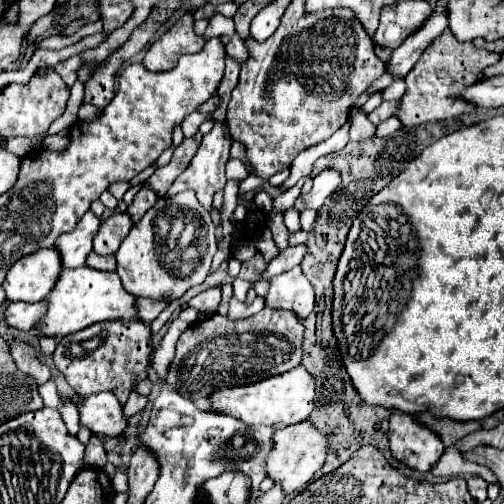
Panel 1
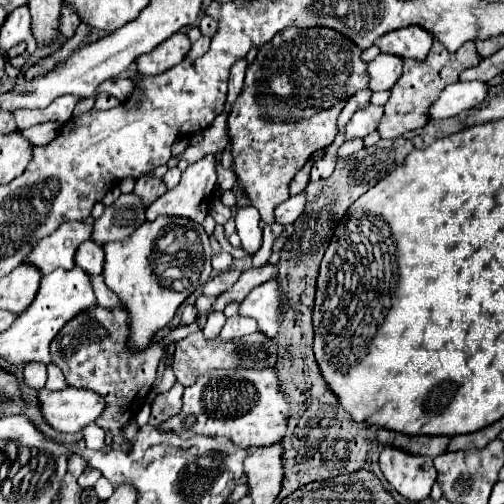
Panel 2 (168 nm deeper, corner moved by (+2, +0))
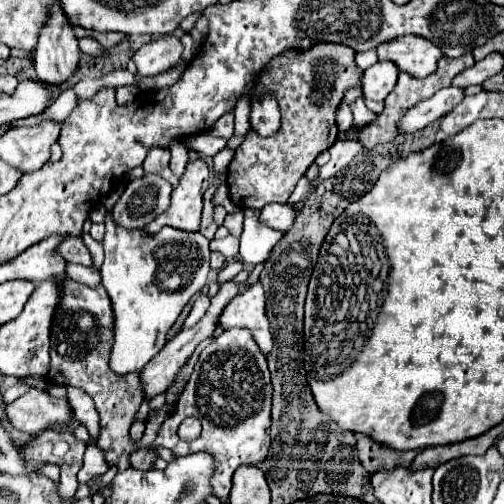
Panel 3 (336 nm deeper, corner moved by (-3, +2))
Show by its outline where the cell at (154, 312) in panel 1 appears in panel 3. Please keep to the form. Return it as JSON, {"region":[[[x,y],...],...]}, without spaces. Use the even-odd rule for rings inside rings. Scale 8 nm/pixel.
{"region":[[[68,264],[66,268],[66,274],[68,278],[72,278],[74,282],[80,282],[80,284],[86,284],[86,286],[100,286],[102,278],[100,278],[100,270],[96,270],[94,266],[78,266],[78,264]]]}

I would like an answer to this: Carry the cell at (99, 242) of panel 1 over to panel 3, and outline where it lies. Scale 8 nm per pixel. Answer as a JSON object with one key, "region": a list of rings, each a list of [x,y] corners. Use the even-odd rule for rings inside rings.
{"region":[[[144,174],[126,186],[112,208],[112,220],[126,230],[144,228],[168,208],[170,192],[172,186],[164,178]]]}

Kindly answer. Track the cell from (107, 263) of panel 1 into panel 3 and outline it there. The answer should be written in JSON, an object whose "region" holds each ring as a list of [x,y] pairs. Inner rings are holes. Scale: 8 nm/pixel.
{"region":[[[68,236],[68,240],[62,242],[62,254],[64,254],[66,262],[82,264],[82,266],[92,266],[92,256],[90,256],[88,248],[84,246],[82,238]]]}

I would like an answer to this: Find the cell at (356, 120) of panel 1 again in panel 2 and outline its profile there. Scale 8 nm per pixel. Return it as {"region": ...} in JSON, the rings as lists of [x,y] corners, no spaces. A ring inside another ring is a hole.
{"region":[[[355,138],[355,140],[349,140],[349,142],[345,142],[339,150],[337,150],[337,154],[335,154],[335,158],[339,160],[339,158],[345,158],[345,156],[351,156],[351,154],[355,154],[355,152],[359,152],[363,148],[363,140],[359,140],[359,138]]]}

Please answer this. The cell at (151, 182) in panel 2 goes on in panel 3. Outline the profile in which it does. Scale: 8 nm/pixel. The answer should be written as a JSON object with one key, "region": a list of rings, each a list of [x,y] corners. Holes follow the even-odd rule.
{"region":[[[150,150],[148,158],[144,162],[144,172],[146,174],[158,174],[164,180],[168,180],[172,186],[178,186],[178,178],[172,174],[168,162],[170,162],[168,150]]]}

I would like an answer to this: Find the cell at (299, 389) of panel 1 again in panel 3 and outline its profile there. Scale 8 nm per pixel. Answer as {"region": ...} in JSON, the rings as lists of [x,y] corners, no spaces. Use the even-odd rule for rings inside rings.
{"region":[[[228,328],[216,340],[206,346],[194,366],[194,372],[182,390],[174,412],[160,426],[158,438],[152,446],[140,448],[130,458],[132,466],[152,468],[156,446],[166,446],[174,454],[190,452],[210,452],[216,458],[216,474],[212,476],[214,494],[226,502],[232,474],[242,464],[258,464],[266,458],[270,448],[270,408],[272,408],[272,382],[266,356],[260,352],[258,344],[252,340],[252,332],[246,328]],[[186,416],[198,416],[202,422],[202,436],[194,442],[182,442],[178,438],[178,426]]]}

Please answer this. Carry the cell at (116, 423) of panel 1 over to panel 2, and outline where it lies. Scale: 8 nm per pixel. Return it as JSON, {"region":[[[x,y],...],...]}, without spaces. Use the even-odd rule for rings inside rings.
{"region":[[[71,386],[61,392],[43,388],[37,400],[45,422],[57,432],[79,432],[83,426],[95,422],[105,408],[105,400],[99,394]]]}

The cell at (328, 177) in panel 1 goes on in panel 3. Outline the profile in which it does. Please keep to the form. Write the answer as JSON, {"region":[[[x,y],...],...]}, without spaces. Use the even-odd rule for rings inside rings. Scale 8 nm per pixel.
{"region":[[[268,204],[260,212],[260,222],[274,228],[274,230],[286,232],[296,222],[296,216],[298,214],[292,204]]]}

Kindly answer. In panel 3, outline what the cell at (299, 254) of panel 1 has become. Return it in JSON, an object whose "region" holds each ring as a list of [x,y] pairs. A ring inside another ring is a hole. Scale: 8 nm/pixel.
{"region":[[[232,280],[232,282],[224,282],[224,284],[220,286],[220,292],[212,298],[210,308],[208,308],[208,312],[204,314],[204,318],[202,318],[196,326],[180,330],[180,332],[178,332],[178,334],[162,348],[162,354],[158,354],[158,358],[154,358],[154,362],[150,362],[150,366],[146,366],[146,370],[142,370],[142,380],[144,380],[144,392],[146,392],[146,398],[154,398],[156,394],[164,392],[164,390],[172,384],[174,376],[176,376],[178,370],[188,362],[188,358],[192,356],[192,352],[196,350],[196,346],[198,346],[204,338],[212,336],[212,332],[214,332],[216,326],[218,326],[220,314],[222,314],[222,310],[228,306],[228,302],[230,302],[234,296],[242,294],[244,290],[248,290],[248,286],[250,286],[248,282],[234,282],[234,280]]]}

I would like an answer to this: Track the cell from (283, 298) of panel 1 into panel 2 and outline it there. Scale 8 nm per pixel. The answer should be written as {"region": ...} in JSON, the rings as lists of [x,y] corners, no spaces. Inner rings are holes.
{"region":[[[269,280],[247,294],[247,298],[239,304],[239,316],[257,320],[259,330],[269,338],[275,338],[285,308],[287,308],[285,292],[279,288],[277,280]]]}

